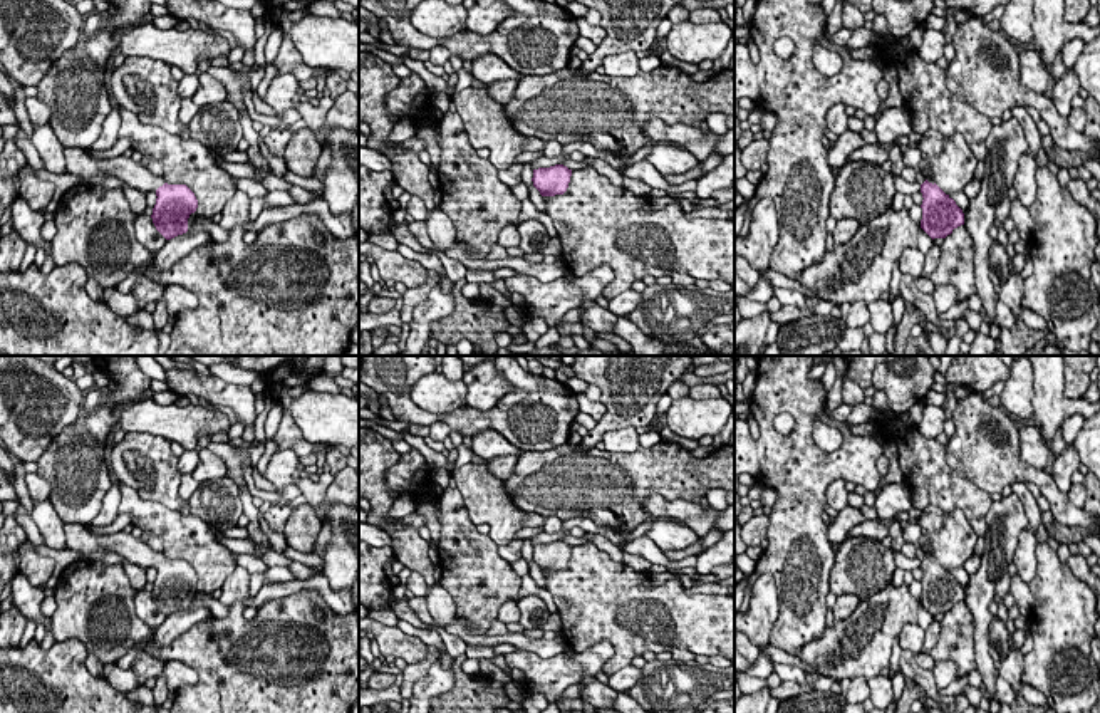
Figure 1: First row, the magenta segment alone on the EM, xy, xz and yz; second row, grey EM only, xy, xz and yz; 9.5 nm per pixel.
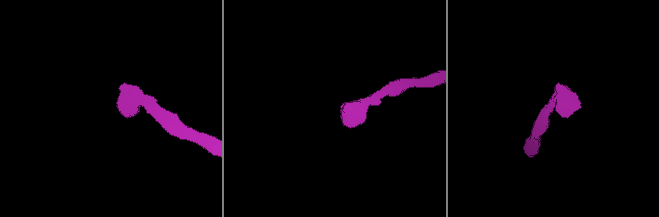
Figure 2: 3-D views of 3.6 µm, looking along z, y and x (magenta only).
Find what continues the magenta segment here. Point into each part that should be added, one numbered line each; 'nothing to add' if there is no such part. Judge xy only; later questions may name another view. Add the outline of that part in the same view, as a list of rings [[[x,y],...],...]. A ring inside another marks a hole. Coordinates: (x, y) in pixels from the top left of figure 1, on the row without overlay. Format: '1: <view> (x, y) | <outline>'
1: xy (77, 537) | [[[64,523],[64,533],[67,549],[82,554],[109,550],[144,569],[156,567],[164,560],[163,552],[154,552],[143,539],[126,532],[102,535],[92,533],[89,525]]]

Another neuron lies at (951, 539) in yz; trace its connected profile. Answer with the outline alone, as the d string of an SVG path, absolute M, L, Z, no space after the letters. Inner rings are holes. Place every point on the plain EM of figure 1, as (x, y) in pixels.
M929 505L917 518L917 525L927 537L922 552L932 555L944 569L961 569L974 555L978 535L962 510L944 512Z

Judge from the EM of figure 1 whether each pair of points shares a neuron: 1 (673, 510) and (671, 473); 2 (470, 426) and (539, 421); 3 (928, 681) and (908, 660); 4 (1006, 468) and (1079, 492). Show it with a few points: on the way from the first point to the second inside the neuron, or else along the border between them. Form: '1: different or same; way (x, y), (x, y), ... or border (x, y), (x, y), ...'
1: different; border (698, 504), (664, 500), (651, 494), (641, 510)
2: same; way (487, 421), (522, 421)
3: same; way (923, 676), (911, 665)
4: different; border (1065, 494), (1082, 509)

